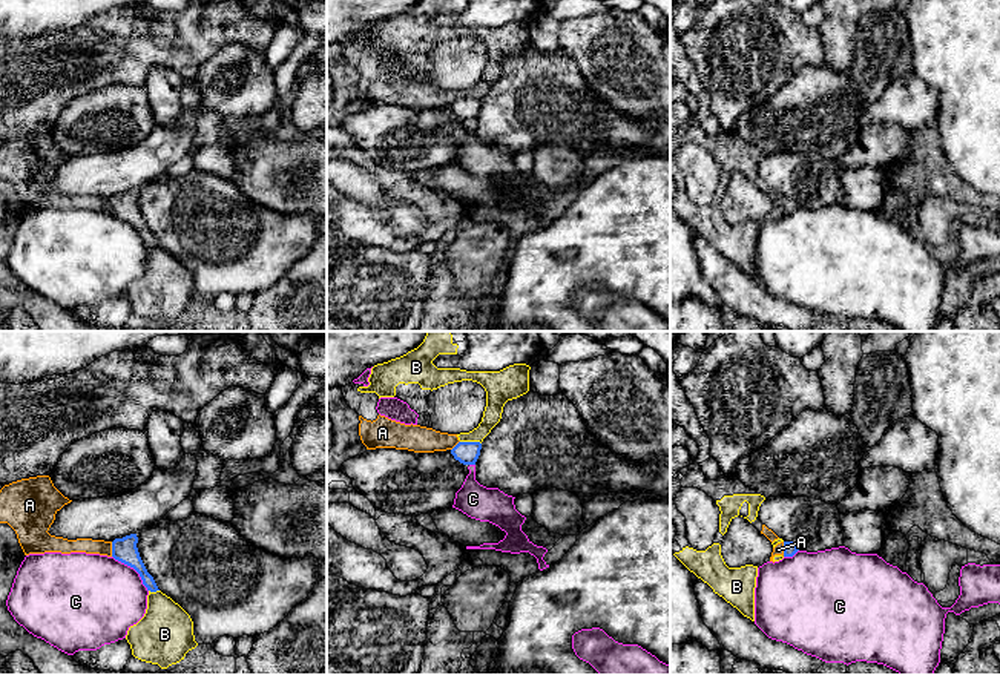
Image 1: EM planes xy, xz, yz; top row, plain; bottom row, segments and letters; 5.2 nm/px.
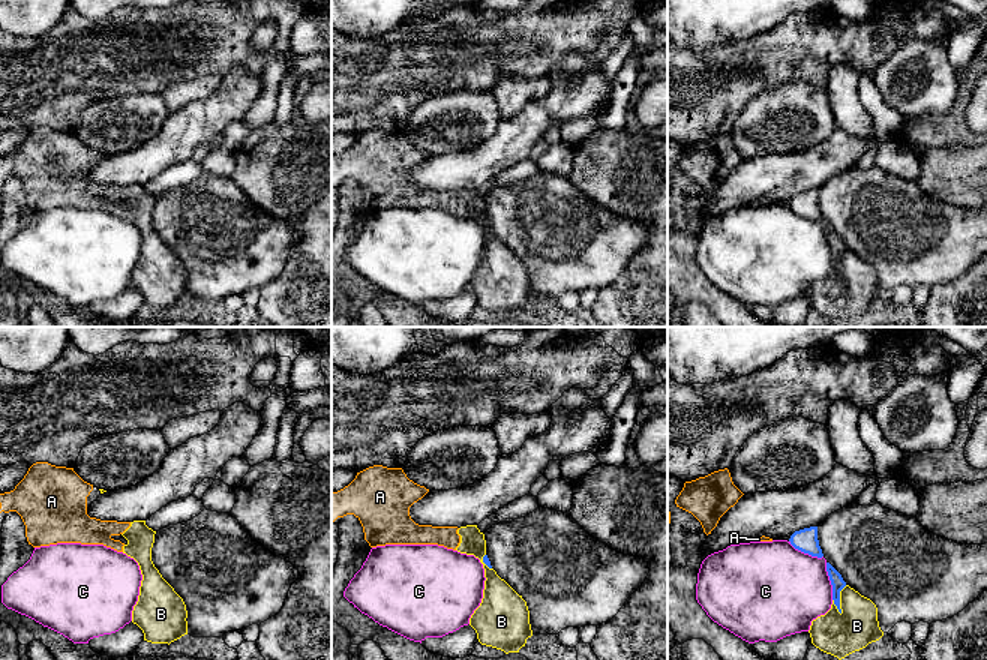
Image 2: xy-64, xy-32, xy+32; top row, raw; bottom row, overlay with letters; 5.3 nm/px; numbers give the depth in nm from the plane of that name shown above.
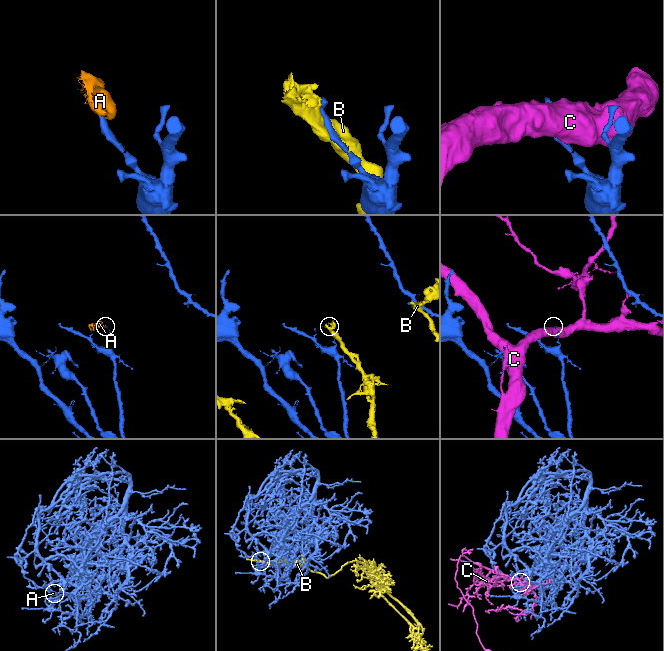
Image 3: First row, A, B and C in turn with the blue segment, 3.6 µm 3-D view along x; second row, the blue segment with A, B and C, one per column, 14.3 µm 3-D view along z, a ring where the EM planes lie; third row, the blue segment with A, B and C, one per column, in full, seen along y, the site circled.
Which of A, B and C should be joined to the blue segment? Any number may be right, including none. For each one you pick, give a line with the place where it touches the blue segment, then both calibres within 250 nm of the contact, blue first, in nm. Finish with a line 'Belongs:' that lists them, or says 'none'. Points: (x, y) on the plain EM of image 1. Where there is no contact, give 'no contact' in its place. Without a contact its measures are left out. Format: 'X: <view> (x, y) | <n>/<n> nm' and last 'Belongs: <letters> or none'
Belongs: none

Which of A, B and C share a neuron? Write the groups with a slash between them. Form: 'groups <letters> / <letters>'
groups A B / C

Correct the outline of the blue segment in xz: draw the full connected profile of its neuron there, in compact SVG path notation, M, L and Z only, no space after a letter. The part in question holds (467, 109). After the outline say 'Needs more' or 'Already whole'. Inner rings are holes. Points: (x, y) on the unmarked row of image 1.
M459 98L452 106L451 110L456 117L463 121L475 121L480 112L482 100L480 98Z. Already whole

